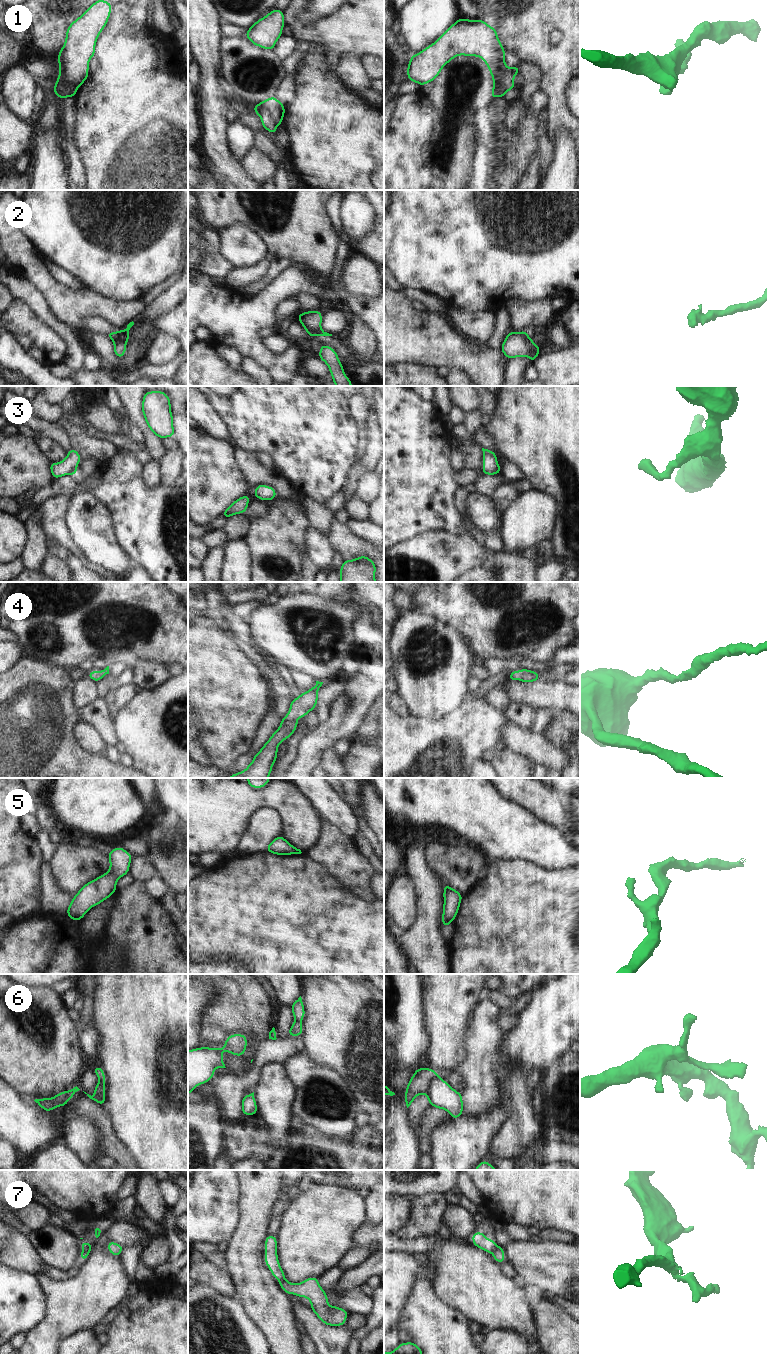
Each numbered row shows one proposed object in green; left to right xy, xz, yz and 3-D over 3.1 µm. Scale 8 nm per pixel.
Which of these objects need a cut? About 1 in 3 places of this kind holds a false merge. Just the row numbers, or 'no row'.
1, 6, 7

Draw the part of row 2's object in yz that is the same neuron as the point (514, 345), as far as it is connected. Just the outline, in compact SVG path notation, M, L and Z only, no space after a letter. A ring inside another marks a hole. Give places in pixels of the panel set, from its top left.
M525 330L519 333L510 331L504 339L500 350L509 360L515 357L525 358L529 356L531 363L540 353L539 346L533 342Z

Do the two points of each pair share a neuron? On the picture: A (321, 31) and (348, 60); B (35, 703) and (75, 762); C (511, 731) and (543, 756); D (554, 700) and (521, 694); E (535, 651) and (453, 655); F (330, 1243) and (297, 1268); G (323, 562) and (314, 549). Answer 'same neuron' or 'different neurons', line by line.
A: different neurons
B: same neuron
C: same neuron
D: same neuron
E: different neurons
F: same neuron
G: same neuron

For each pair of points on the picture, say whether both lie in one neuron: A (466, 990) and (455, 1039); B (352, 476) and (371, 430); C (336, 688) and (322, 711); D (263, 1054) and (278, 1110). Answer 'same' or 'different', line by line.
A: same
B: same
C: same
D: different

